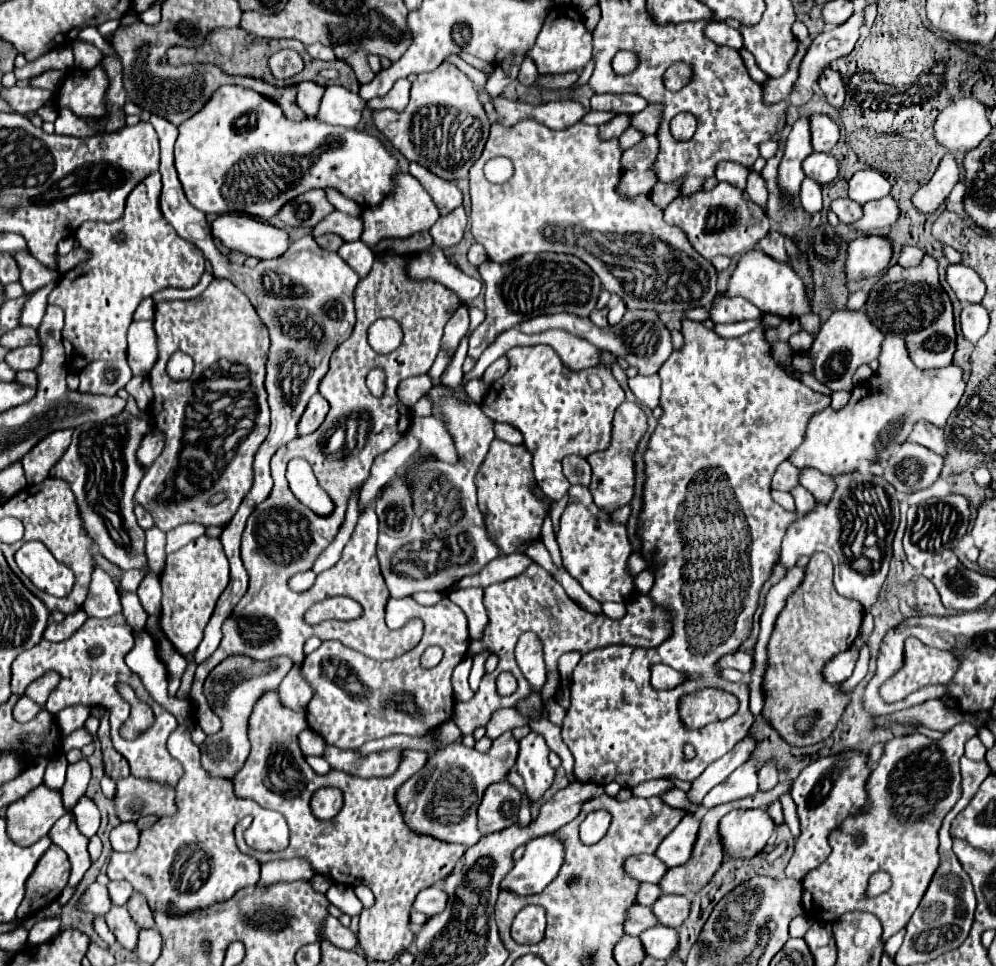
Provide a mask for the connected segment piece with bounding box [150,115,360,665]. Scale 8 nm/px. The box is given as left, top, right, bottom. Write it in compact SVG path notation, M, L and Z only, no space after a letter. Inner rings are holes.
M156 115L150 117L150 123L160 137L160 175L162 175L162 185L164 185L162 195L160 195L160 207L162 207L166 221L176 229L176 233L182 239L188 239L204 253L204 257L212 263L214 277L230 279L240 291L244 291L248 295L256 313L268 327L270 341L272 341L268 363L266 363L266 367L268 367L266 389L268 389L268 403L270 403L270 411L272 411L270 433L268 433L266 441L262 443L262 447L256 455L256 461L254 461L254 485L248 491L248 495L244 497L234 519L224 527L222 537L220 537L226 557L230 561L230 583L228 583L228 589L218 599L218 605L206 625L202 643L194 651L194 663L200 665L218 649L218 645L222 641L222 623L230 617L232 609L238 605L238 601L244 597L244 593L248 589L248 575L246 575L246 569L240 559L240 539L242 539L246 519L254 511L254 507L270 495L270 489L272 489L270 459L272 459L272 455L276 453L278 447L282 447L284 443L298 437L296 425L308 405L308 399L314 393L318 393L318 385L320 385L322 377L328 373L328 363L330 363L334 349L342 341L346 341L354 329L356 317L354 317L352 293L354 293L356 283L360 281L360 275L356 271L352 271L350 265L346 261L342 261L342 257L338 253L330 253L330 251L322 249L312 235L306 235L306 237L294 241L282 257L260 261L258 267L254 267L254 269L228 261L226 255L220 253L220 249L214 243L210 225L206 223L206 215L202 211L196 211L186 201L186 195L178 181L176 169L174 169L174 141L178 137L178 127ZM330 261L342 261L342 271L330 271Z

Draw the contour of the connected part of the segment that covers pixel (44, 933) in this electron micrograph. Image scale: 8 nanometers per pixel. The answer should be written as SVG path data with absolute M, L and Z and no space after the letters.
M60 917L42 919L42 921L38 921L38 923L30 929L28 941L30 941L30 945L46 943L46 941L50 941L58 931L60 931Z

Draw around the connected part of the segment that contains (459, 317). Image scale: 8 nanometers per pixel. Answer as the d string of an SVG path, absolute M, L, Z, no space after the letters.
M460 305L456 309L456 313L450 317L448 325L444 327L440 352L438 357L436 357L436 361L434 361L434 365L432 365L432 369L428 369L428 373L426 373L432 379L434 385L438 383L442 371L446 369L446 363L449 363L450 357L454 355L458 347L458 343L468 331L468 323L470 323L468 309L470 309L468 305Z

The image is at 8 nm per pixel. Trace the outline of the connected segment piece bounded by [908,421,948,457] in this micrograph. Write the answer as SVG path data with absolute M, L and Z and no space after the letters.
M926 421L916 423L916 427L910 433L908 441L918 443L922 447L928 447L928 449L932 449L934 453L938 453L942 457L948 455L948 445L946 445L946 439L944 439L944 431L934 427L934 425L930 425L930 423L926 423Z

